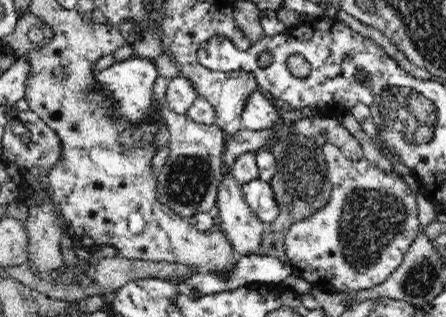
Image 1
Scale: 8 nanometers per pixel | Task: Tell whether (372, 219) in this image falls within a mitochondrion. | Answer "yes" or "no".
yes

